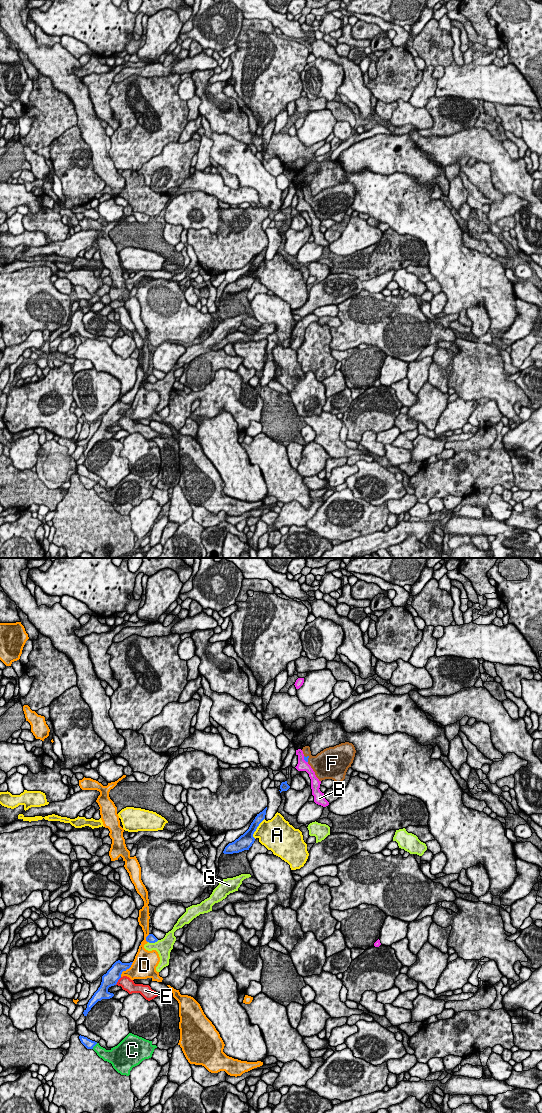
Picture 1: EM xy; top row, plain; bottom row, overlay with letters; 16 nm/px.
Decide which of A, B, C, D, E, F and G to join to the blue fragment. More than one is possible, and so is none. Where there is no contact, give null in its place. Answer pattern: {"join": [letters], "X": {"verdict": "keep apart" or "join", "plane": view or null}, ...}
{"join": ["F"], "A": {"verdict": "keep apart", "plane": "xy"}, "B": {"verdict": "keep apart", "plane": "xy"}, "C": {"verdict": "keep apart", "plane": "xy"}, "D": {"verdict": "keep apart", "plane": "xy"}, "E": {"verdict": "keep apart", "plane": "xy"}, "F": {"verdict": "join", "plane": "xy"}, "G": {"verdict": "keep apart", "plane": "xy"}}

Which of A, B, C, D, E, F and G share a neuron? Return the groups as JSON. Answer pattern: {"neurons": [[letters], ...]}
{"neurons": [["A"], ["B"], ["C"], ["D"], ["E"], ["F"], ["G"]]}

